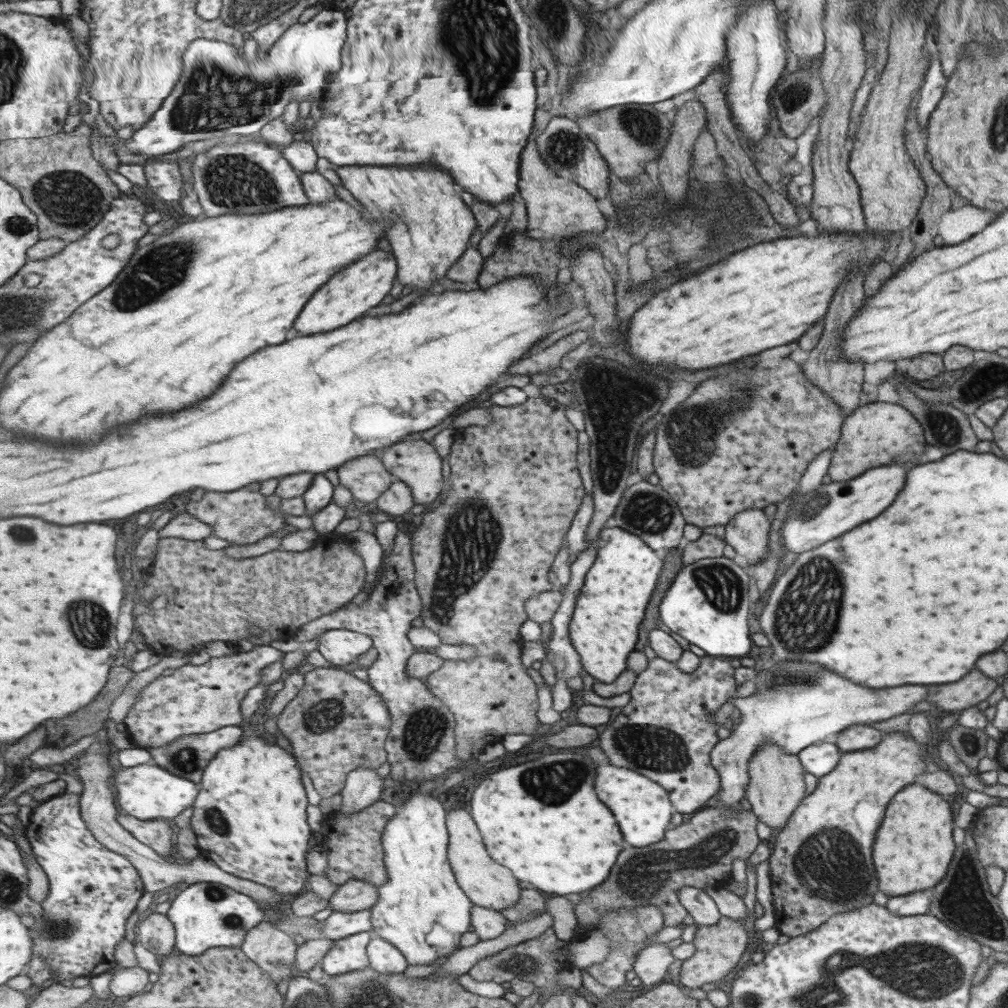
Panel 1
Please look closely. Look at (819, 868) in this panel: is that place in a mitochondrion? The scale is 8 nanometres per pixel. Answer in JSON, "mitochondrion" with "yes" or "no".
{"mitochondrion":"yes"}

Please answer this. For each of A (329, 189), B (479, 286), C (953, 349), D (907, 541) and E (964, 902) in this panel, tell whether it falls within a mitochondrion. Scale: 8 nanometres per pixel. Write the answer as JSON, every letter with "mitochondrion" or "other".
{"A":"other","B":"other","C":"other","D":"other","E":"mitochondrion"}

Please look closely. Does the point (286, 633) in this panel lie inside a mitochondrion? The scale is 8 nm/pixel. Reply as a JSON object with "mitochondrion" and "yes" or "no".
{"mitochondrion":"no"}

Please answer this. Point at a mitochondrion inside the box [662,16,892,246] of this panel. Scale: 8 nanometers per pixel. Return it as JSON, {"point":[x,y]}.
{"point":[793,93]}

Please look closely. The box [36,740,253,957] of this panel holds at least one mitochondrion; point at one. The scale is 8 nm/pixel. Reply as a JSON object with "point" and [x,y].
{"point":[60,930]}

